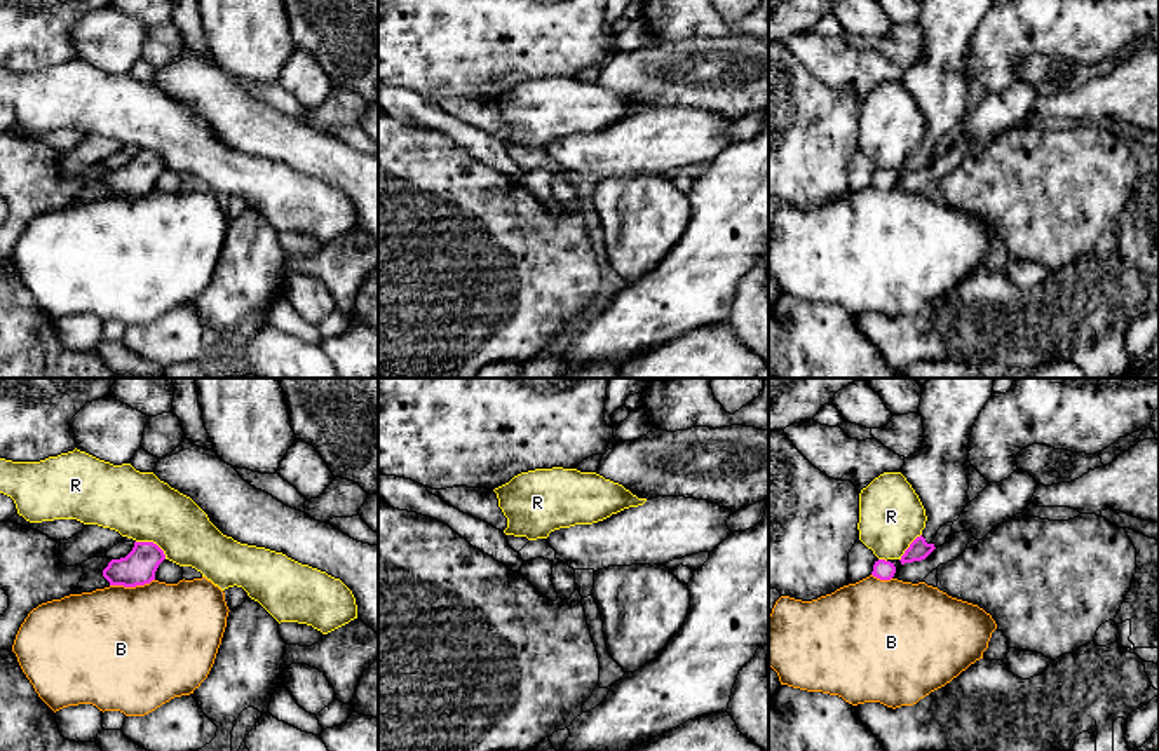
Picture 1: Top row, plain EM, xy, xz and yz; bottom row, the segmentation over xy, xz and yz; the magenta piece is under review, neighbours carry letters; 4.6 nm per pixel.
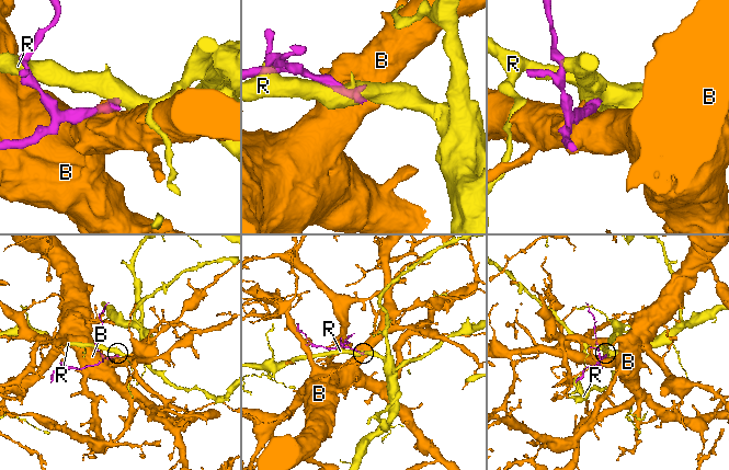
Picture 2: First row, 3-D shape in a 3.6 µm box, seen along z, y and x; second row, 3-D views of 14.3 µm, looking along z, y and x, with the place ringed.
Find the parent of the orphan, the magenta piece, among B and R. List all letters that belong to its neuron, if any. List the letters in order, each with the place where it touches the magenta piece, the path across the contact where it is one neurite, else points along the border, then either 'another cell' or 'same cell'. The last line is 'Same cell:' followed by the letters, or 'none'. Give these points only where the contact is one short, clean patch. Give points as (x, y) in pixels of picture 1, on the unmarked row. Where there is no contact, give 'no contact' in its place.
B: contact xy (131, 196); another cell
R: contact xy (152, 152); another cell
Same cell: none

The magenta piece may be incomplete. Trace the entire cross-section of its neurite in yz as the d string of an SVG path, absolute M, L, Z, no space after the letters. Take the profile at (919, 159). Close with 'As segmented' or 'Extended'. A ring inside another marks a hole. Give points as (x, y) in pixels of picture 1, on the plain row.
M922 0L918 24L924 52L901 84L925 118L925 138L901 166L901 174L925 169L938 139L960 127L969 113L969 47L993 0Z. Extended

